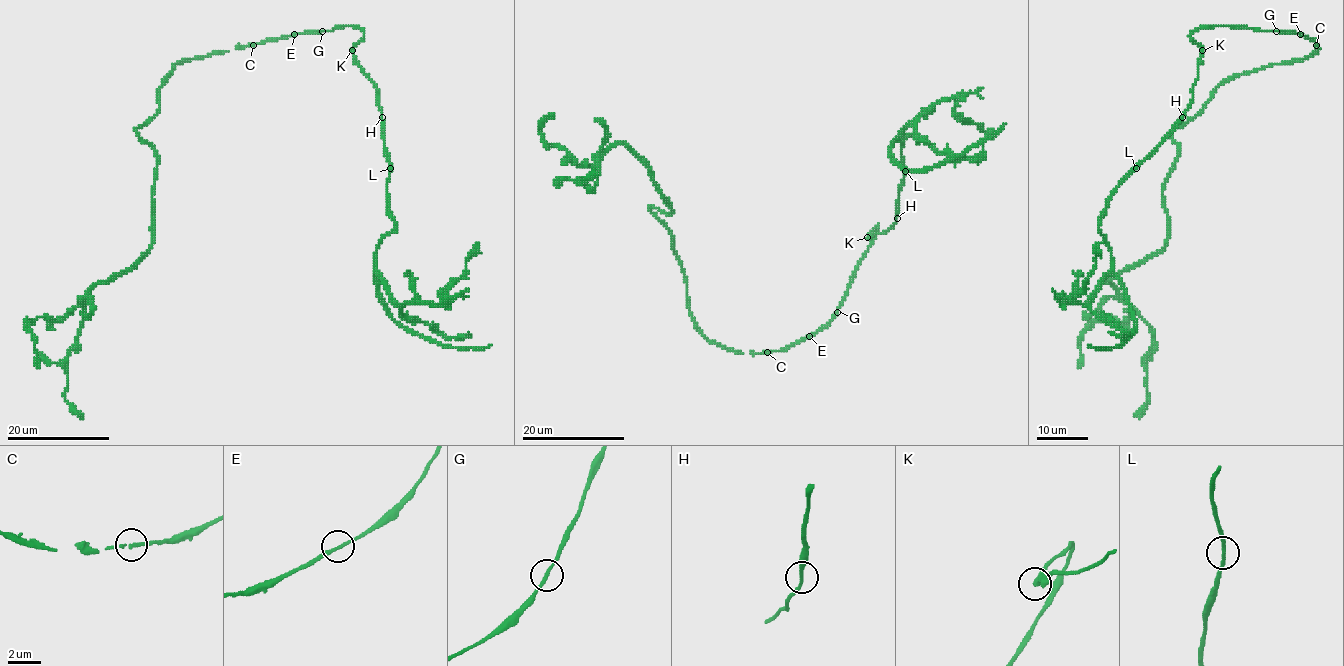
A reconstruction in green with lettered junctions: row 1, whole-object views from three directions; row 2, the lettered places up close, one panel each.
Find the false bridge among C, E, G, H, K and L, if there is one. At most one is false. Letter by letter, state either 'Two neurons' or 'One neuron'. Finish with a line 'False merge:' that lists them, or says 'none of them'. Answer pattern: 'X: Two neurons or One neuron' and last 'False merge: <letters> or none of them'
C: One neuron
E: One neuron
G: One neuron
H: One neuron
K: One neuron
L: One neuron
False merge: none of them

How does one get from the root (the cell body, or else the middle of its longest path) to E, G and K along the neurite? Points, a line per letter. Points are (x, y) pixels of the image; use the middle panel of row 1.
E: (789, 348), (809, 336)
G: (789, 348), (816, 334), (837, 312)
K: (789, 348), (816, 334), (833, 317), (879, 225), (867, 238)

